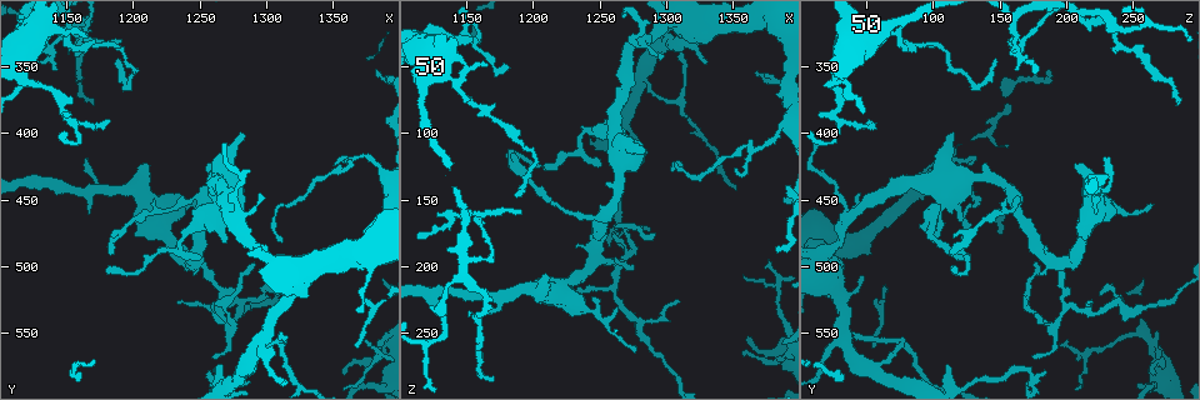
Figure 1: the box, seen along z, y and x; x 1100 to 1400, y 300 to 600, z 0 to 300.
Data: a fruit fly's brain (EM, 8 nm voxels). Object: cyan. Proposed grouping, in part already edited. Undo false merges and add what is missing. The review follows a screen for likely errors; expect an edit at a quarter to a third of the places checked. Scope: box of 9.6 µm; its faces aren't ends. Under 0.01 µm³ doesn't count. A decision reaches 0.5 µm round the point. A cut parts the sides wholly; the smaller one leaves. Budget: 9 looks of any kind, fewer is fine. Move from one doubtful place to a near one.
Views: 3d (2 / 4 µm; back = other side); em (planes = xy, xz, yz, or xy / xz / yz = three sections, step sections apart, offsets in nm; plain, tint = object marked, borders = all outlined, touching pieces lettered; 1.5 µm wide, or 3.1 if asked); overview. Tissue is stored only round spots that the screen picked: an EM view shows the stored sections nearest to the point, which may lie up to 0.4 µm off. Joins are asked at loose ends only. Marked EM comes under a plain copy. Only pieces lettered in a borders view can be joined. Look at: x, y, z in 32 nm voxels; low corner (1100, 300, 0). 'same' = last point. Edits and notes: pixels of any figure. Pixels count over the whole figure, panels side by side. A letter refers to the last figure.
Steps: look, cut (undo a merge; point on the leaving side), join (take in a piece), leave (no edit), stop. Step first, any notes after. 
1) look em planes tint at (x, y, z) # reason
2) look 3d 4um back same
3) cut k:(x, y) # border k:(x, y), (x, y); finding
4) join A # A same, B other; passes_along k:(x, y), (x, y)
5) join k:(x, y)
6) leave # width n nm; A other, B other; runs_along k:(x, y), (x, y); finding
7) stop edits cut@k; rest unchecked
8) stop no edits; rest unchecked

look 3d 2um at (1248, 498, 196) # branch point

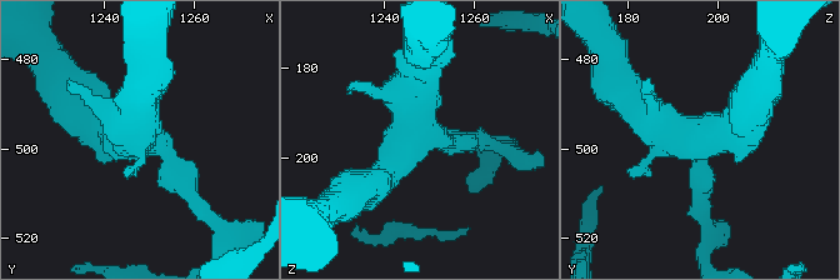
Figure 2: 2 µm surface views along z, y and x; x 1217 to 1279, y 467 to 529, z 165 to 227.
look em xy step 8 tint at (1246, 498, 195) # now the EM

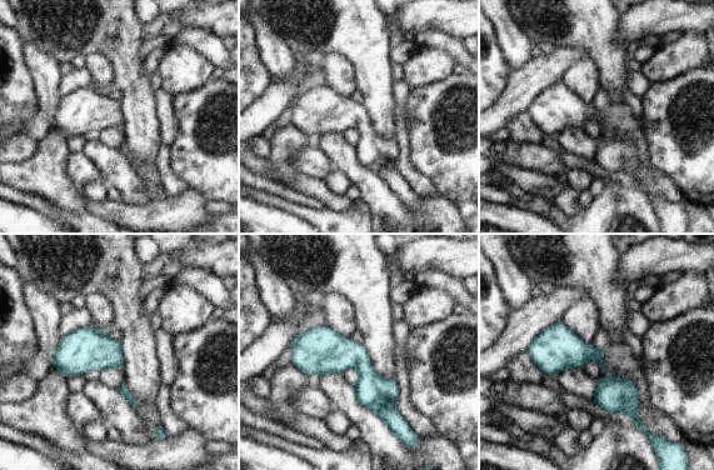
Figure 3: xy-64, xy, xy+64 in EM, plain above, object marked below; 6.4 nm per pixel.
look em xy step 8 borders same # see the neighbours

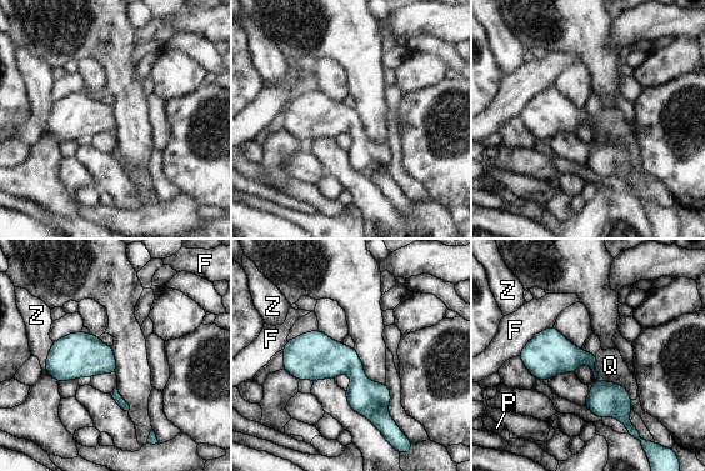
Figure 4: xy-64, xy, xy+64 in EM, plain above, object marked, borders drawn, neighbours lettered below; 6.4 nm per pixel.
leave # F other, P other, Q other, Z other; border 4:(54, 341), (45, 362), (53, 377); all the same cell

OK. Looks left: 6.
look em yz step 4 borders at (1308, 522, 226) # thin end

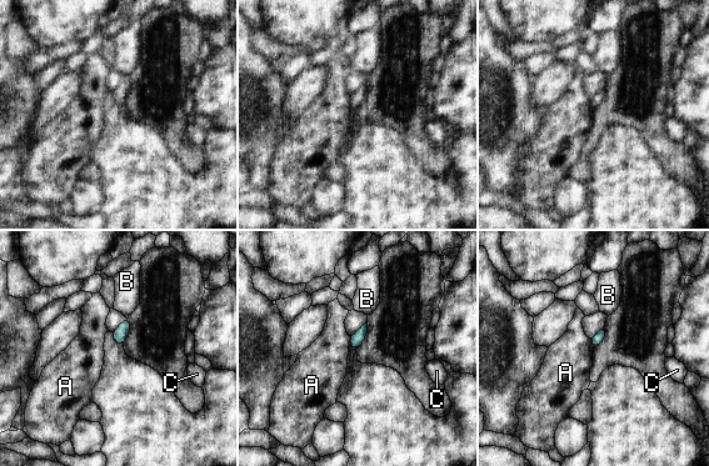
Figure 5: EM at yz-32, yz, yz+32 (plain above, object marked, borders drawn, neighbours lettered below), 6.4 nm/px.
look em planes borders same

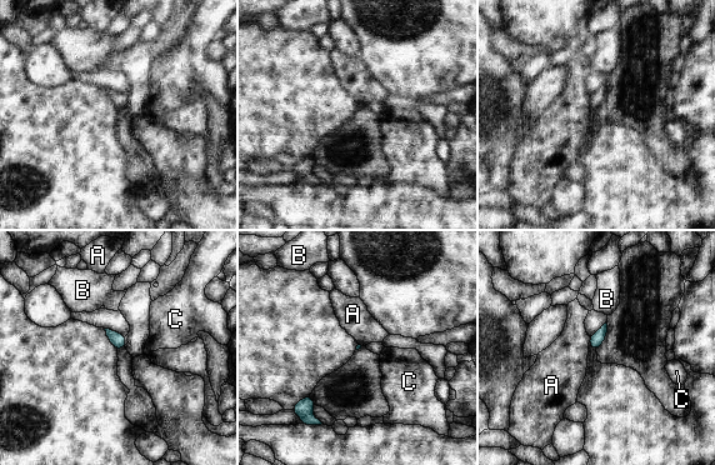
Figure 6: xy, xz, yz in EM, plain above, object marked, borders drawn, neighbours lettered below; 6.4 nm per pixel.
leave # A other, B other, C other; border 6:(589, 336), (590, 341); no lettered piece goes on from it

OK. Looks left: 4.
look em planes borders at (1282, 576, 54) # side arm on a straight run

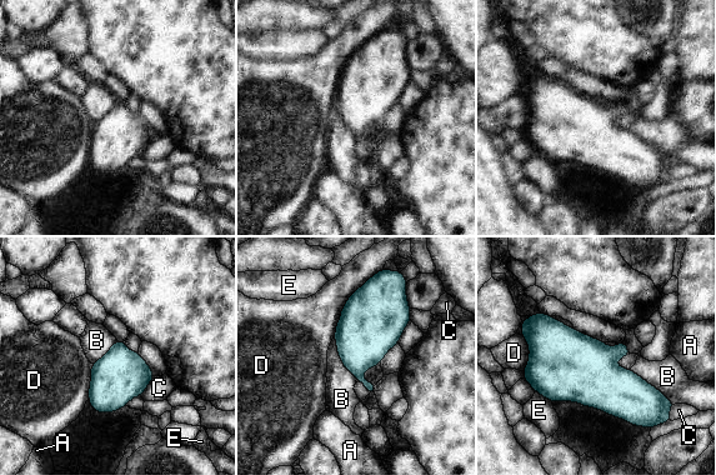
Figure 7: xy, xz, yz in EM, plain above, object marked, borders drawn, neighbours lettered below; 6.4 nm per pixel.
leave # width 320 nm; longest_contact D 500 nm; A other, B other, C other, D other, E other; continuous, no second cell

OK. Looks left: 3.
look 3d 2um back at (1164, 416, 234)

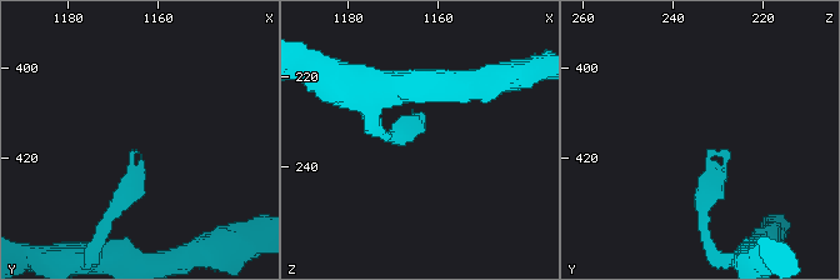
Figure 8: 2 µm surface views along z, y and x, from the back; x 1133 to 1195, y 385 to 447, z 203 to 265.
look em planes borders at (1165, 417, 232) # now the EM

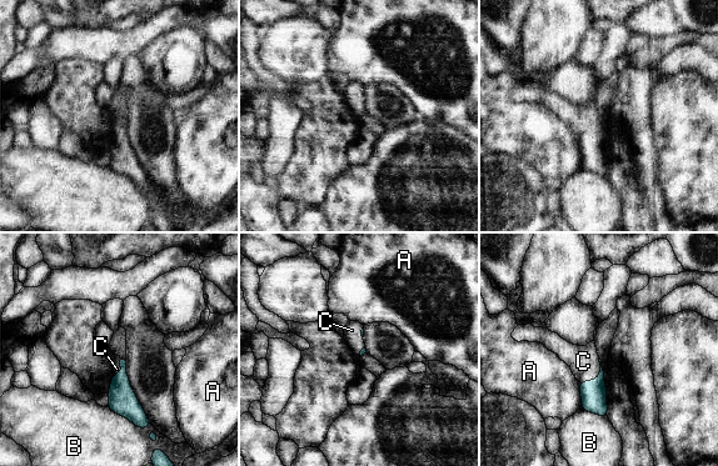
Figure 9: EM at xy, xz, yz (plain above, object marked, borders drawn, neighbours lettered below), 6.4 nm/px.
join C # A other, B other, C same; passes_along 9:(593, 392), (597, 377), (583, 361); the cell continues

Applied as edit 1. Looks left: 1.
stop edits join@9; rest unchecked

